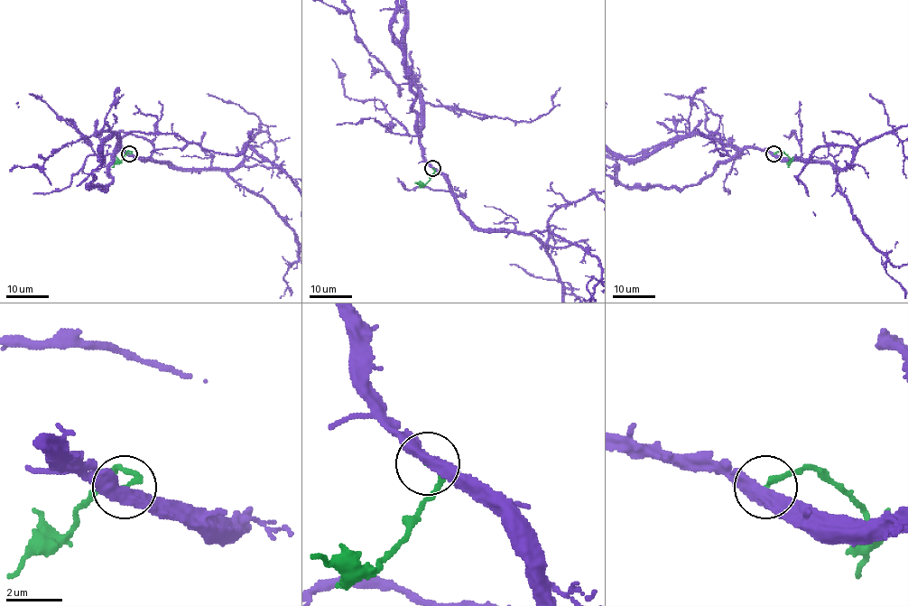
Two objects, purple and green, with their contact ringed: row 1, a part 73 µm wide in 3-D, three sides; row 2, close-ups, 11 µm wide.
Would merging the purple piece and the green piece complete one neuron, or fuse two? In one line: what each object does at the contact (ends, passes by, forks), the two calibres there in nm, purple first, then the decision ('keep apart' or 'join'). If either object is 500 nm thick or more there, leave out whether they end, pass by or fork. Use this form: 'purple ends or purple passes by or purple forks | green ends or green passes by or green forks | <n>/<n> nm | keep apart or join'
purple passes by | green ends | 440/200 nm | keep apart

